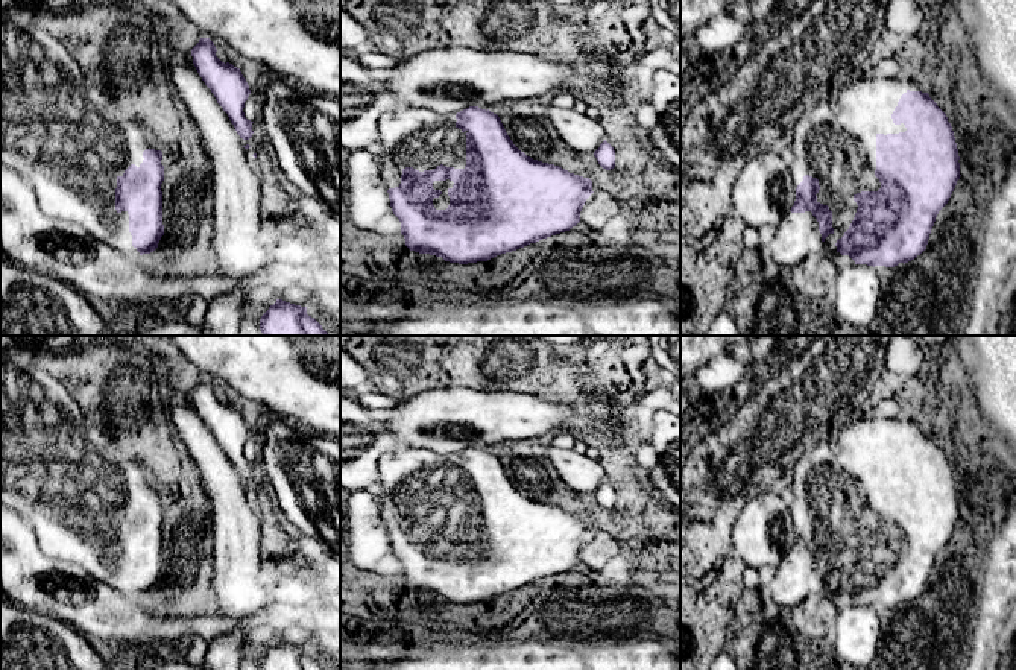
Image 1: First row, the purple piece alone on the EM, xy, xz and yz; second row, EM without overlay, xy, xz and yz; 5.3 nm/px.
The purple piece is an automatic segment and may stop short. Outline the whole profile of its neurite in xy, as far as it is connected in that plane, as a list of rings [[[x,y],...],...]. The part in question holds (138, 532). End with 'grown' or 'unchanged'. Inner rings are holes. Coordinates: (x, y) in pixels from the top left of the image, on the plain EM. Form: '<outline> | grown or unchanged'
[[[146,489],[143,498],[138,507],[131,504],[121,517],[117,517],[115,529],[115,550],[117,553],[126,551],[129,555],[132,586],[140,596],[153,593],[164,576],[161,532],[161,524],[164,521],[164,506],[161,504],[162,492]]] | unchanged

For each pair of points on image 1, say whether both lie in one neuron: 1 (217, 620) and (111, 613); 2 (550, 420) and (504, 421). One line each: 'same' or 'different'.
1: same
2: same

